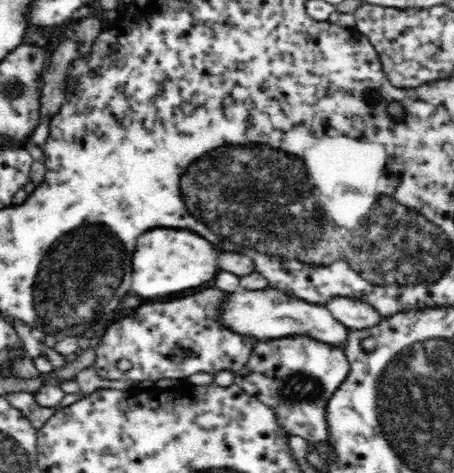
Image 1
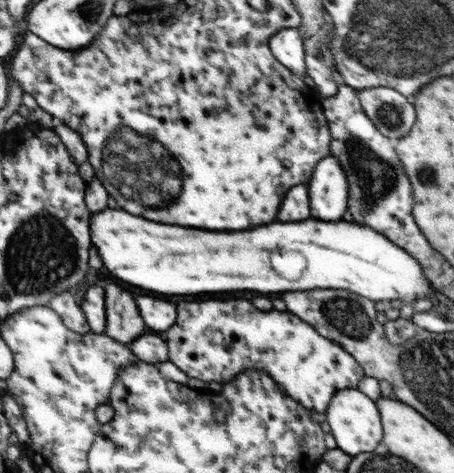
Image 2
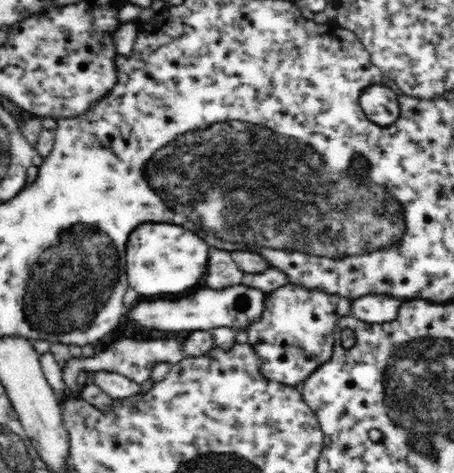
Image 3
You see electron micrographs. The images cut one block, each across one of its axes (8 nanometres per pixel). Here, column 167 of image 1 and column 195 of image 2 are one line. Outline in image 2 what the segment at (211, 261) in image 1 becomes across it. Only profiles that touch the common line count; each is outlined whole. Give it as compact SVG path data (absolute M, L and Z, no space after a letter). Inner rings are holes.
M105 208L105 210L99 210L99 212L95 212L93 216L89 216L89 230L93 228L93 246L95 246L95 250L99 252L99 256L101 256L101 262L103 262L103 268L111 274L111 276L115 276L117 280L121 280L121 282L125 282L125 284L131 284L131 286L137 286L137 288L143 288L143 290L153 290L153 292L157 292L157 294L171 294L171 296L183 296L183 294L203 294L203 292L229 292L229 290L253 290L253 292L259 292L259 294L263 294L263 292L285 292L285 290L313 290L313 288L329 288L329 290L349 290L351 294L357 294L357 296L361 296L361 298L367 298L367 300L371 300L371 302L391 302L391 300L403 300L405 304L413 304L415 300L425 300L425 298L429 298L431 300L431 296L427 296L425 294L425 290L431 290L433 292L433 288L427 288L427 284L425 284L425 280L423 280L423 276L421 276L421 266L419 266L419 262L411 256L411 254L407 254L403 248L399 248L397 244L393 244L389 238L385 238L383 234L379 234L379 232L375 232L375 230L371 230L371 228L365 228L365 226L361 226L361 224L353 224L353 222L321 222L321 220L317 220L317 222L313 222L313 220L303 220L303 222L289 222L289 224L281 224L281 222L273 222L273 224L269 224L269 226L259 226L257 230L247 230L247 232L205 232L205 230L193 230L193 228L183 228L183 226L169 226L169 224L159 224L159 222L151 222L151 220L145 220L145 218L139 218L139 216L133 216L133 214L127 214L127 212L123 212L123 210L113 210L113 208Z

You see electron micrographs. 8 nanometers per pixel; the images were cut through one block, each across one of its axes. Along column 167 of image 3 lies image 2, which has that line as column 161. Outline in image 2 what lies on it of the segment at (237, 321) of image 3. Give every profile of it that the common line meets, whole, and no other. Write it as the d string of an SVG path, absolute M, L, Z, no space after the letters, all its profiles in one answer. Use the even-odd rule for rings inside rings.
M137 296L137 308L141 318L145 318L145 326L151 332L167 332L169 326L175 324L175 306L169 302L161 302L149 296Z

